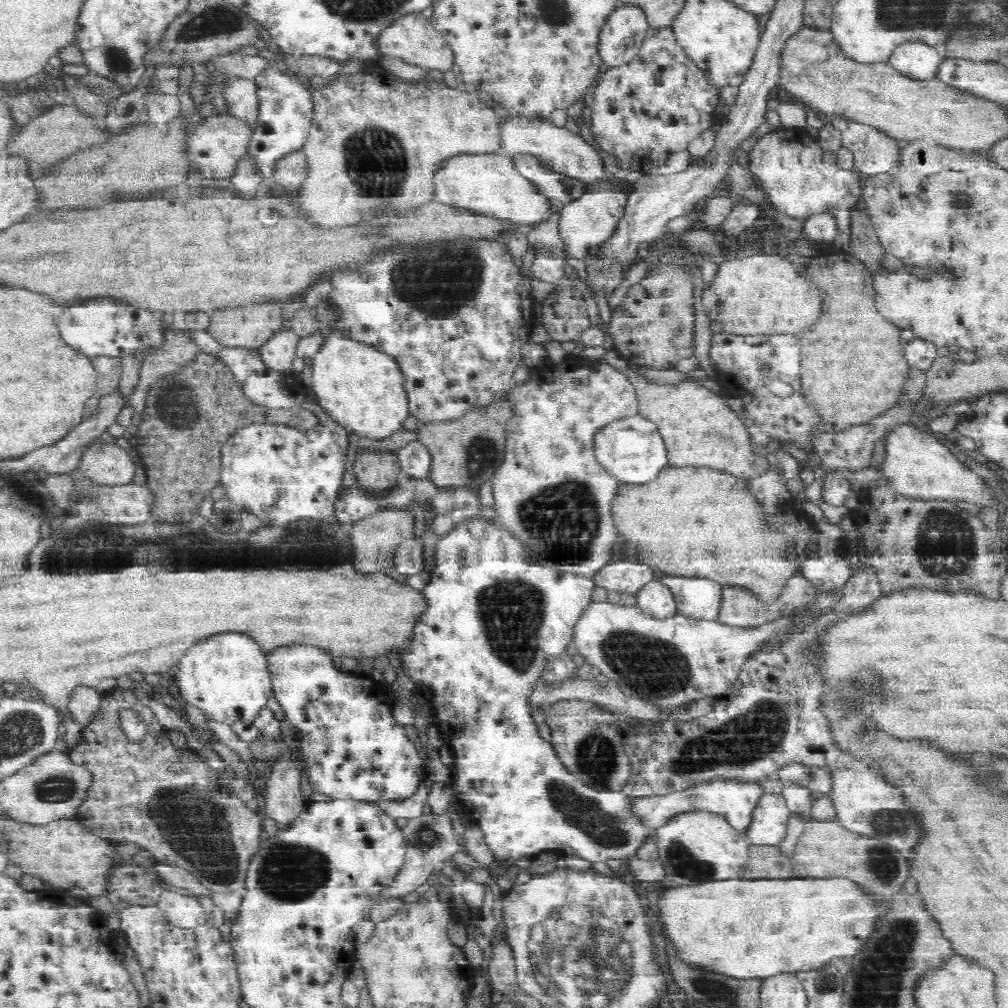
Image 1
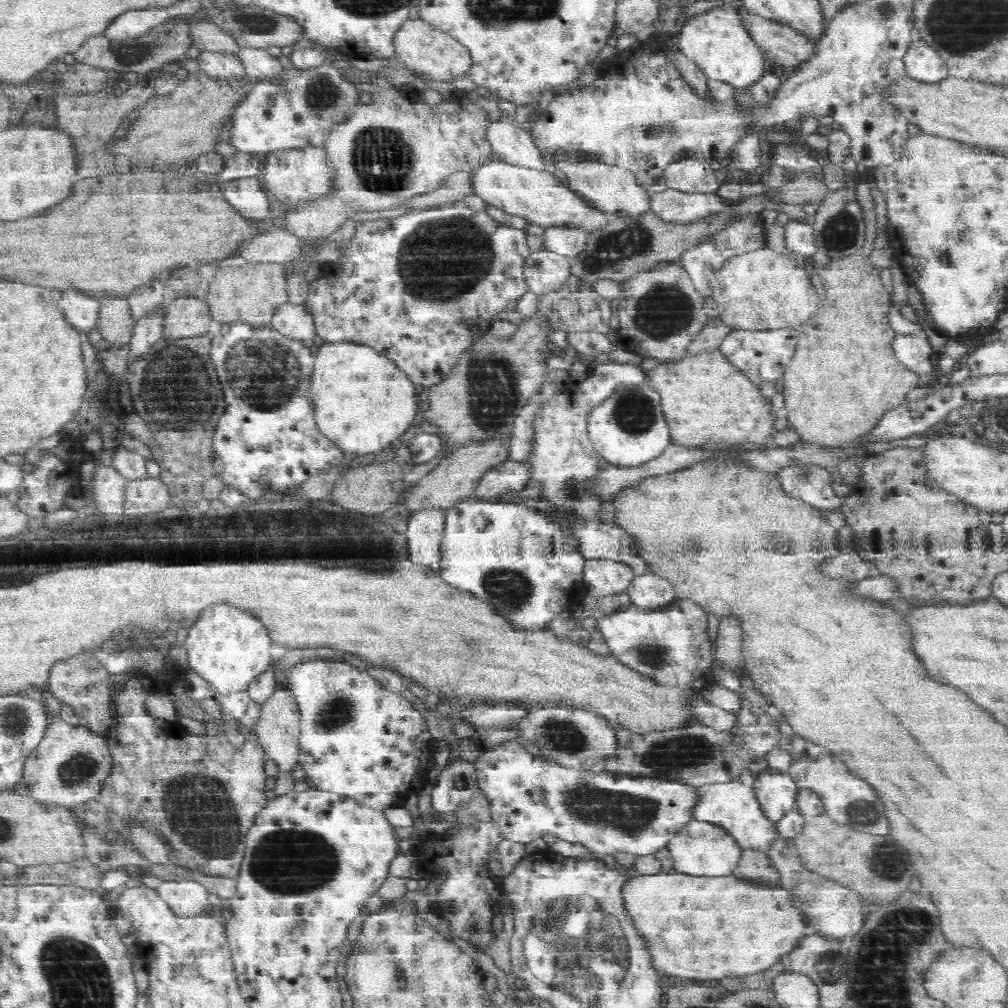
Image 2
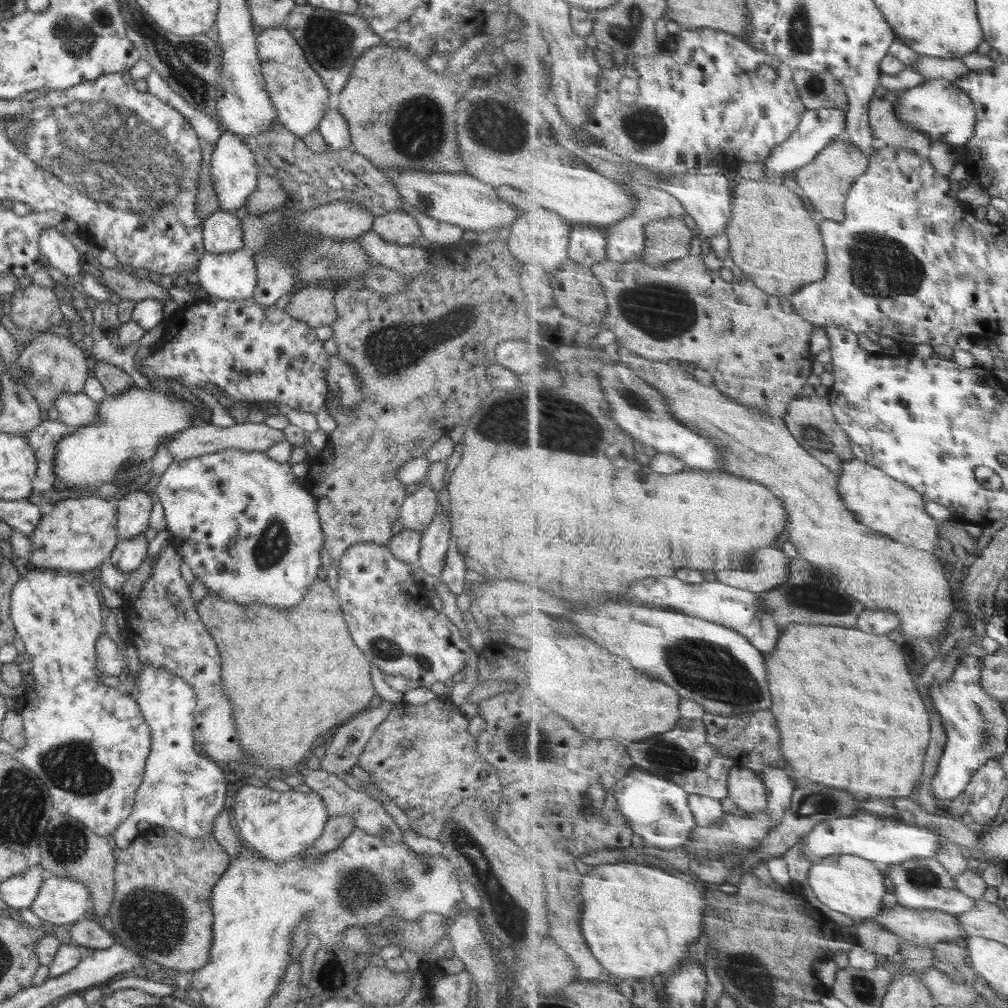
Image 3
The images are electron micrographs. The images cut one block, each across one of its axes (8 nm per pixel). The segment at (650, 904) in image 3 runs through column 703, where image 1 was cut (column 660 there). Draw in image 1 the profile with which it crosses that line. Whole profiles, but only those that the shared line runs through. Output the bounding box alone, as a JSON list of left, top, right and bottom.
[657,877,876,978]

